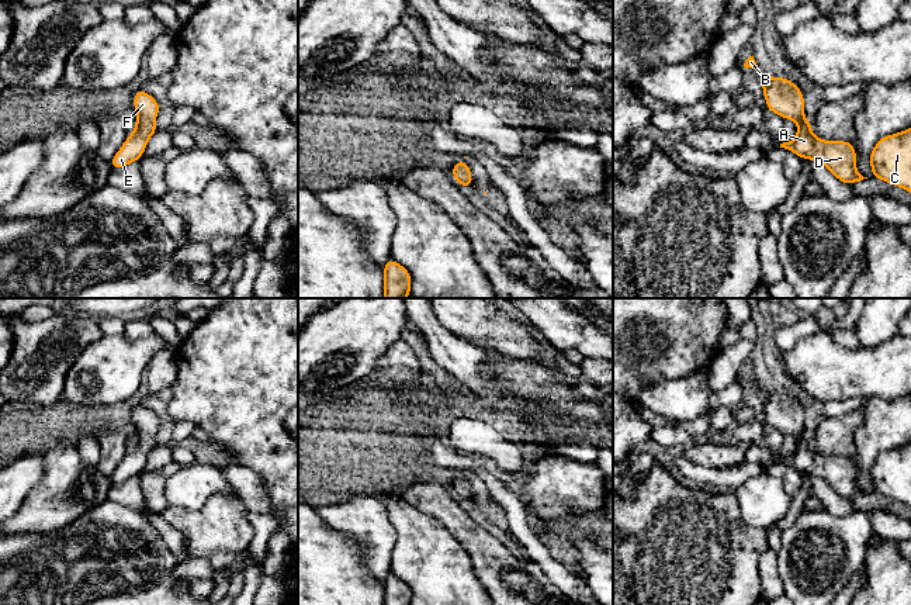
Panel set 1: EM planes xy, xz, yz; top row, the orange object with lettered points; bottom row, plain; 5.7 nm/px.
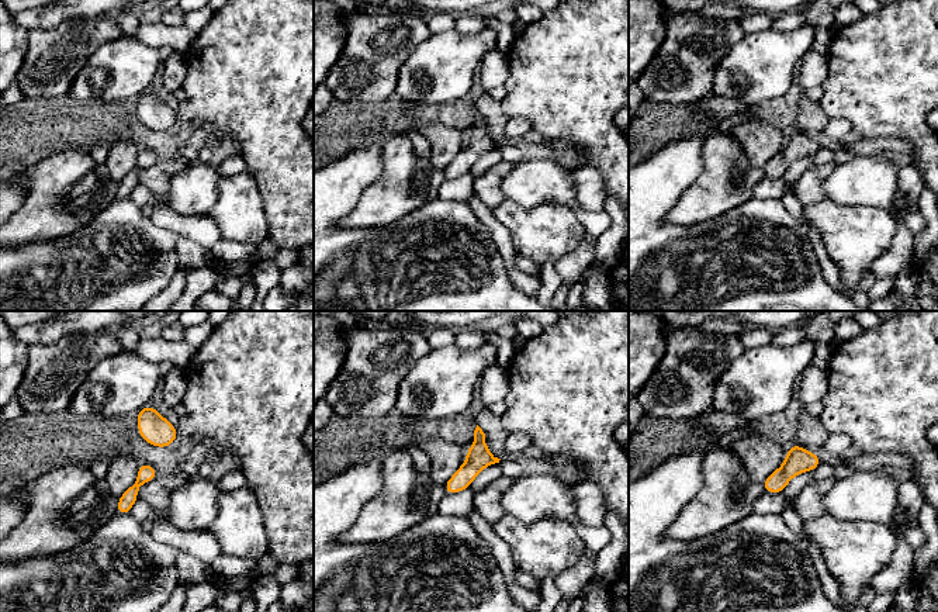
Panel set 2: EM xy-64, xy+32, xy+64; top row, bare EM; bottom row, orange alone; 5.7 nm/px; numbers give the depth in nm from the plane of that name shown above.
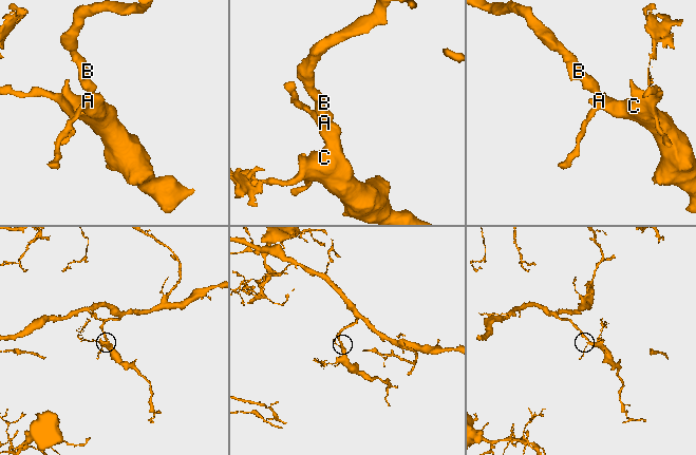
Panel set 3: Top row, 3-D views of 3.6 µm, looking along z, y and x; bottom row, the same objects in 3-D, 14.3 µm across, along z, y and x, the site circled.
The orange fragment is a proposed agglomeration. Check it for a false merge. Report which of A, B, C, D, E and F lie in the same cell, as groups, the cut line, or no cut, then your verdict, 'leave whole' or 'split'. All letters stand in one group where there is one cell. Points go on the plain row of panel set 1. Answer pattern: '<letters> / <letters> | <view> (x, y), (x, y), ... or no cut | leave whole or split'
A B C D E F | no cut | leave whole

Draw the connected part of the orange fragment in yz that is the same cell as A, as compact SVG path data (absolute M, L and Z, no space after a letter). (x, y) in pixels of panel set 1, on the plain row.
M749 371L745 384L752 383L762 391L761 402L765 418L770 428L783 435L797 438L797 450L794 454L780 459L800 474L810 474L822 478L839 497L852 499L863 492L856 485L856 464L849 456L824 456L814 450L810 436L804 431L804 409L787 393L772 393L759 386L754 371Z

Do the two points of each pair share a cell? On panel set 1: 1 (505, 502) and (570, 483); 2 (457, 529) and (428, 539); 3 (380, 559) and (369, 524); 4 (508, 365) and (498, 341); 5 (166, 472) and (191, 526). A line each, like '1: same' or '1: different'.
1: different
2: different
3: same
4: different
5: different

